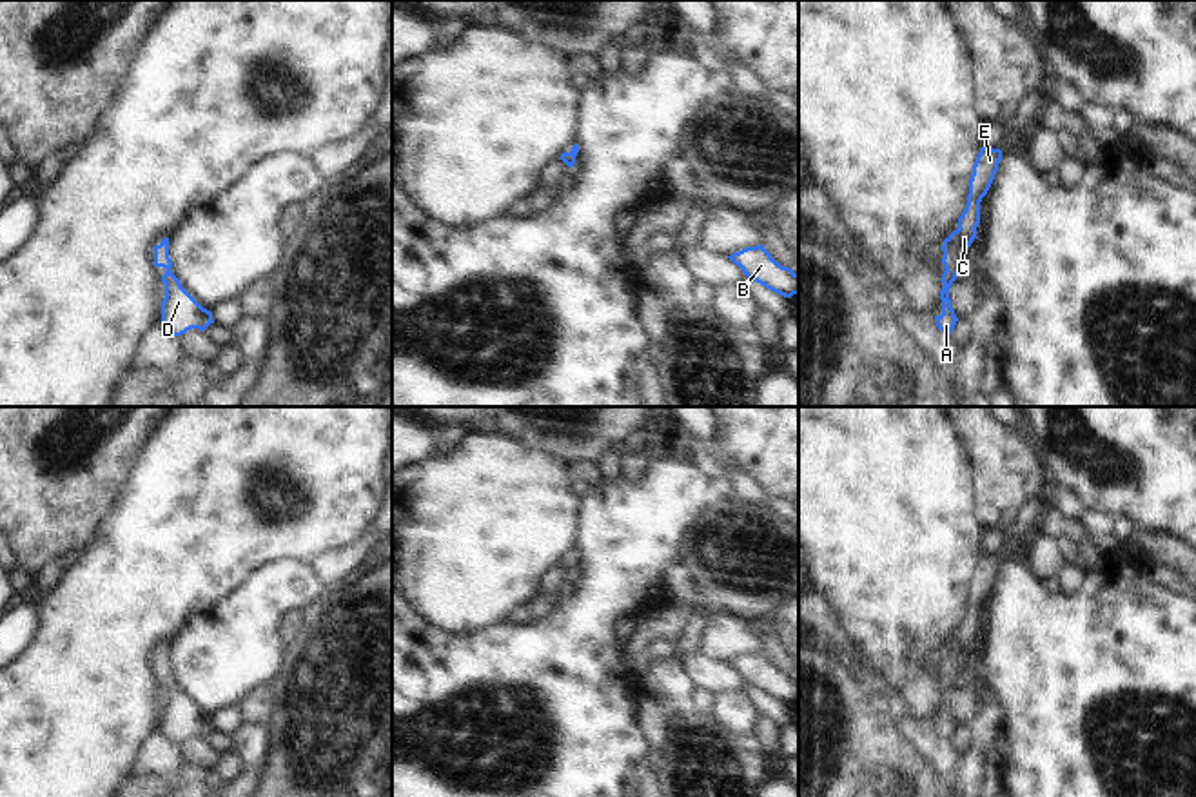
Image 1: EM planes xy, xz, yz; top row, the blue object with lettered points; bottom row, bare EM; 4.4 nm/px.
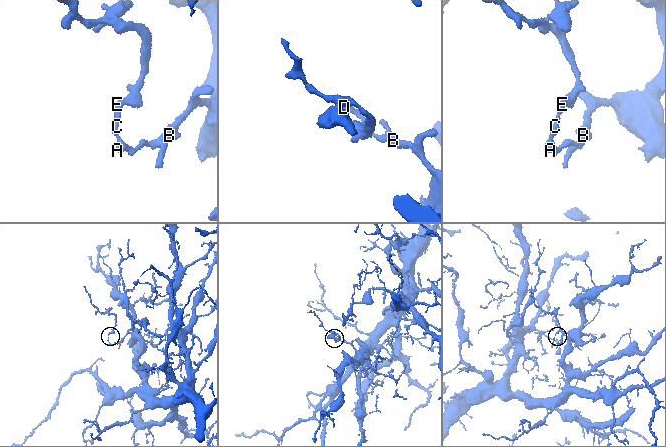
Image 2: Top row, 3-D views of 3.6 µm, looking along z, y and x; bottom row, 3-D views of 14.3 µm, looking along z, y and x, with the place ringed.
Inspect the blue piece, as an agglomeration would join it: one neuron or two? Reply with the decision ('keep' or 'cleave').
keep

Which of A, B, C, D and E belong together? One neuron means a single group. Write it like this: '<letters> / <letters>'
A B C D E

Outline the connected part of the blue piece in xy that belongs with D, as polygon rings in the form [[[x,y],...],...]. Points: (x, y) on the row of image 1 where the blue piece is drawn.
[[[163,238],[160,245],[154,245],[154,267],[163,267],[165,274],[165,298],[162,301],[162,327],[171,336],[181,336],[191,329],[205,329],[214,323],[212,312],[203,309],[172,274],[172,261],[169,258],[169,238]]]

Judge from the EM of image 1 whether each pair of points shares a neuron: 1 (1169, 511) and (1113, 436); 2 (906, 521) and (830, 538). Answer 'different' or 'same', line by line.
1: same
2: same

